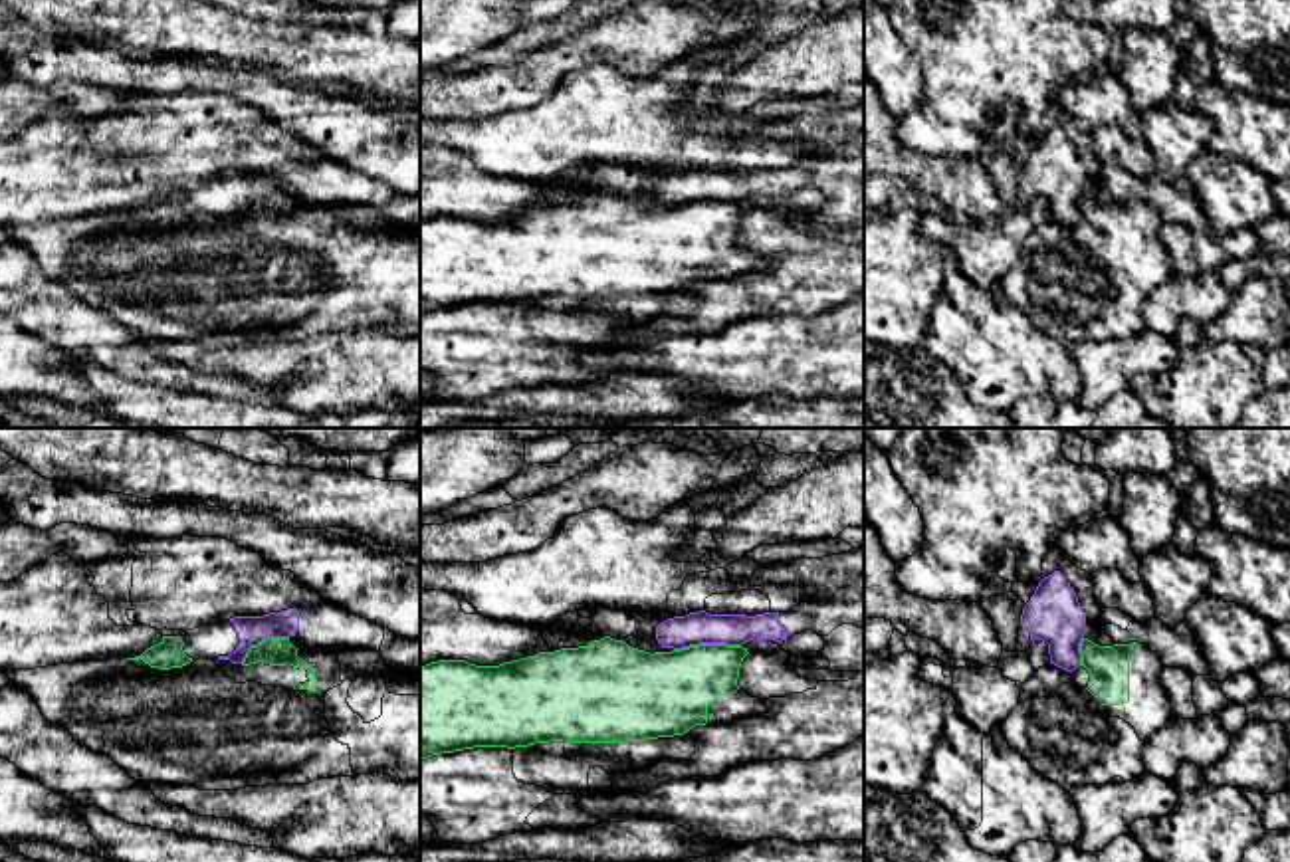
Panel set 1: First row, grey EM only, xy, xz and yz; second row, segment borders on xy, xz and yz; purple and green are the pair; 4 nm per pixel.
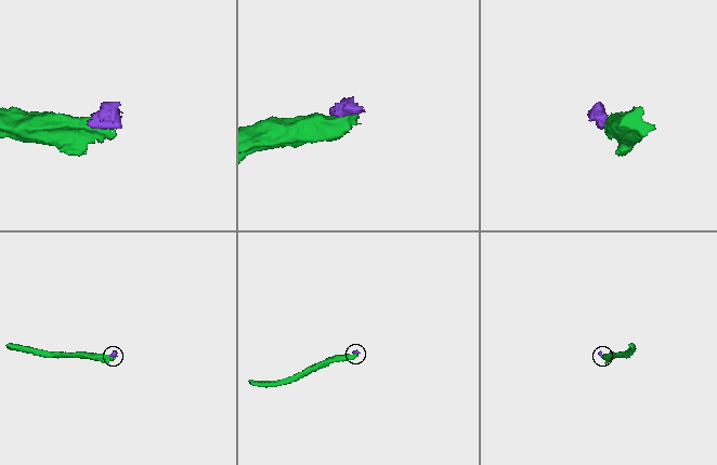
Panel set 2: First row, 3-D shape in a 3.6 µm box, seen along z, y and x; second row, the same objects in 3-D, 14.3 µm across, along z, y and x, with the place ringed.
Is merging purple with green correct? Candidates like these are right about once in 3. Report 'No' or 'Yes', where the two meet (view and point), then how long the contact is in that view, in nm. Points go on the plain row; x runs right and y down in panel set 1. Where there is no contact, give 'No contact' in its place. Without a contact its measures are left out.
No. Touches purple at xz (706, 199). Shared border 280 nm

